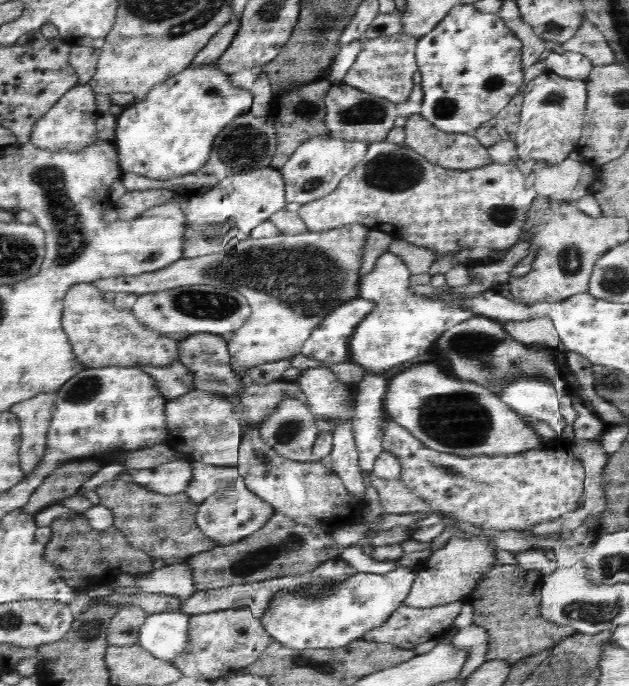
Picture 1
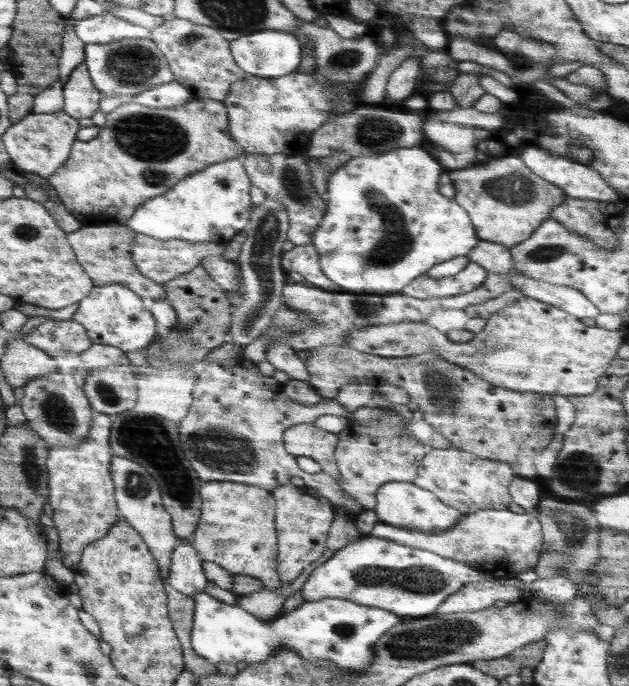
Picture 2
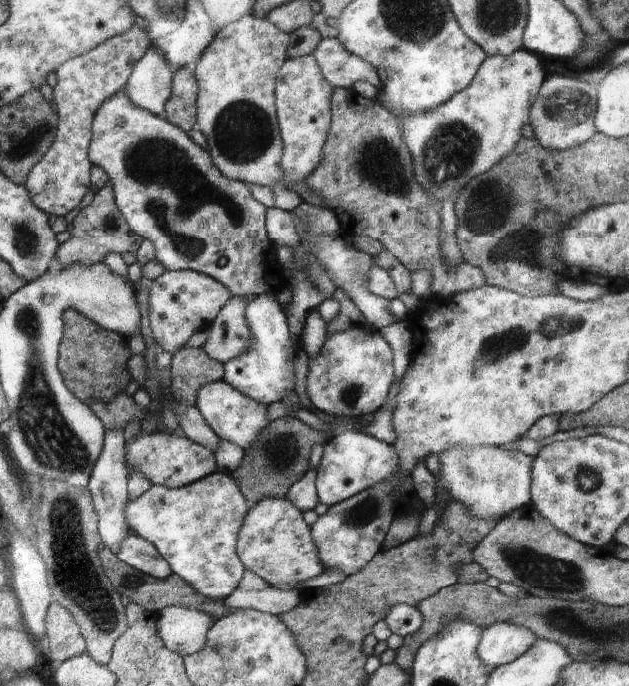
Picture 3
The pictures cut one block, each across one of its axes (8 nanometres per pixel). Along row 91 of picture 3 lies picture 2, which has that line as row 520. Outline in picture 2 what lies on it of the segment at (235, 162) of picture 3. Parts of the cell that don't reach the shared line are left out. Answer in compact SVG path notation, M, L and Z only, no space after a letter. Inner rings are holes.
M221 481L206 482L199 489L201 496L201 514L192 536L193 547L202 555L203 560L215 562L238 575L253 576L270 590L280 590L277 573L277 532L275 528L275 500L269 490L254 485Z

